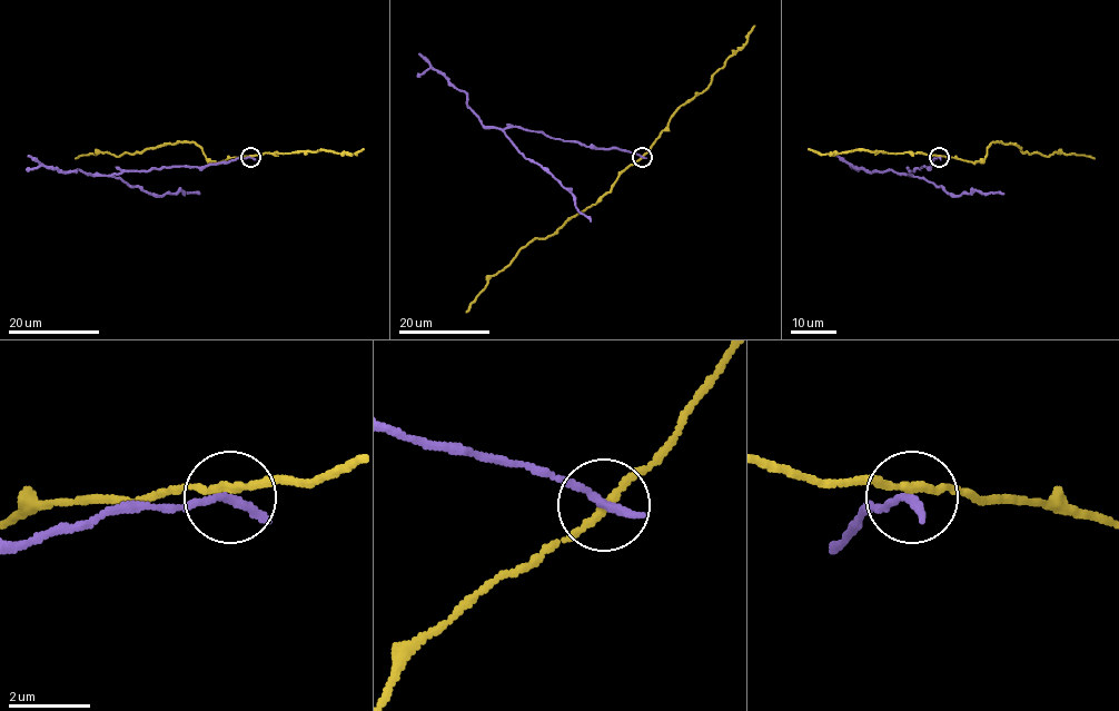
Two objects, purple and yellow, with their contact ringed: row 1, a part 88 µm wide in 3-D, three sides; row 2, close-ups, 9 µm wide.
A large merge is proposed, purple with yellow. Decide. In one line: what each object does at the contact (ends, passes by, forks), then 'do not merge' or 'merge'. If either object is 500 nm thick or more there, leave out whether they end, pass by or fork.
purple ends there; yellow passes by; do not merge

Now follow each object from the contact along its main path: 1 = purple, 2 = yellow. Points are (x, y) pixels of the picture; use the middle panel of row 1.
1: (641, 156), (517, 127), (503, 130), (526, 159), (540, 165), (572, 194), (575, 207), (590, 221)
2: (641, 156), (594, 205), (567, 220), (554, 234), (534, 238), (523, 246), (507, 266), (488, 279), (466, 312)

